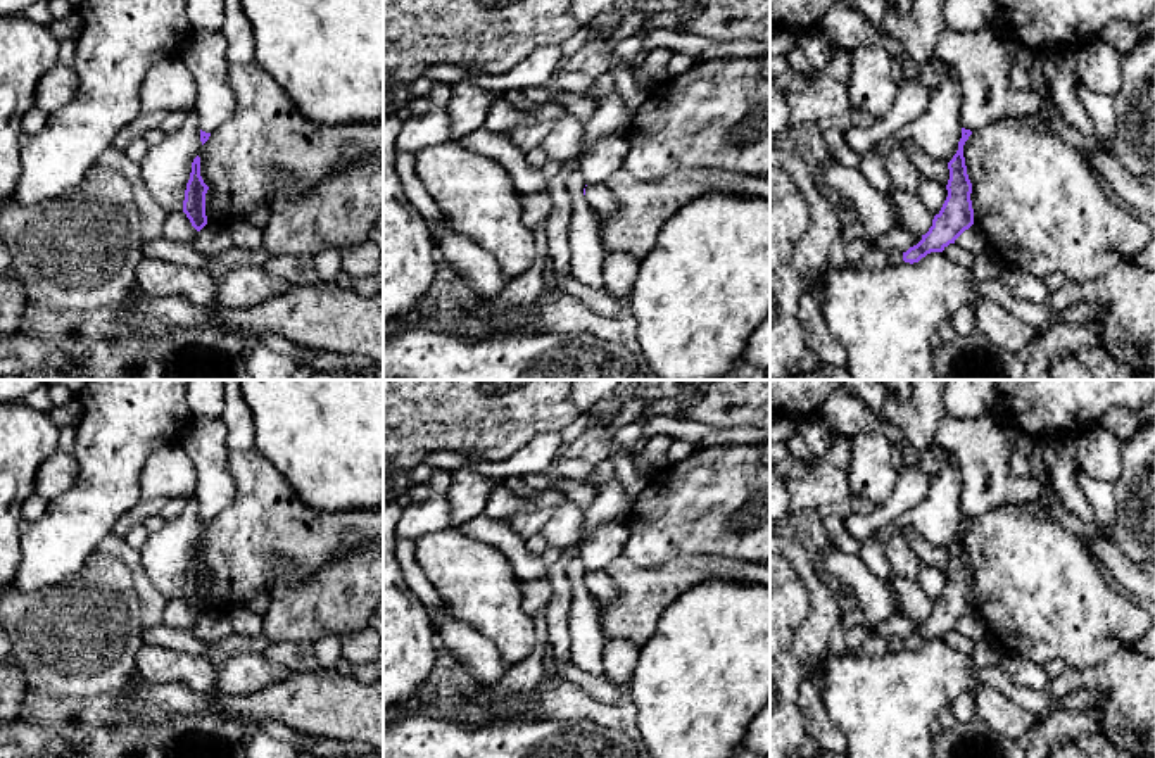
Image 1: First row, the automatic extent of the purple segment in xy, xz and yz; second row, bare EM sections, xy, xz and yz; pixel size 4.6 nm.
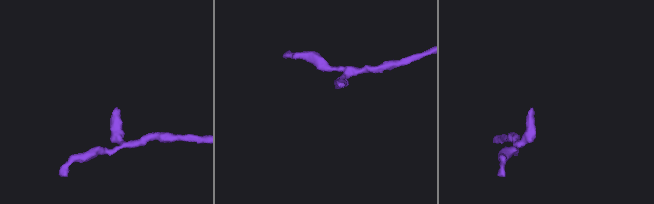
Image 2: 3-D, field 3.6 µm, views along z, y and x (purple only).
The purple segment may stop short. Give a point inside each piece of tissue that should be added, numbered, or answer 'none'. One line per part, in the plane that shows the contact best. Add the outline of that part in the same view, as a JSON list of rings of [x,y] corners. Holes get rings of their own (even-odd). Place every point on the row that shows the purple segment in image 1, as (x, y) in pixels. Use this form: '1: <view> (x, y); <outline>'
1: xy (204, 54); [[[193,31],[178,57],[195,81],[195,105],[200,129],[216,131],[235,112],[235,93],[228,83],[230,59],[223,31]]]

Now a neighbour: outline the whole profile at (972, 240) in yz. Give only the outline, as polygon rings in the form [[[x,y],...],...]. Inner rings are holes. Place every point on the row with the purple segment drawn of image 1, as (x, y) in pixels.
[[[972,224],[969,230],[965,230],[956,240],[955,243],[958,247],[962,247],[963,250],[970,252],[974,257],[989,250],[989,243],[988,238],[984,235],[984,231]]]

